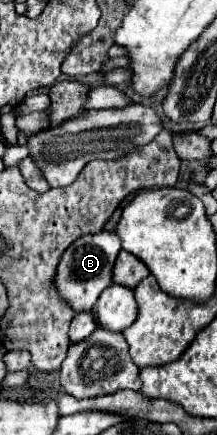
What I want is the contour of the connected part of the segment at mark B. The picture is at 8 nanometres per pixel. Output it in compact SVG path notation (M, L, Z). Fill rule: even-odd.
M101 231L95 235L83 235L81 239L73 241L57 265L53 285L57 287L57 293L69 307L73 307L75 313L91 311L97 297L105 287L111 285L111 273L113 263L117 259L117 253L121 251L121 239L115 235L115 231Z

